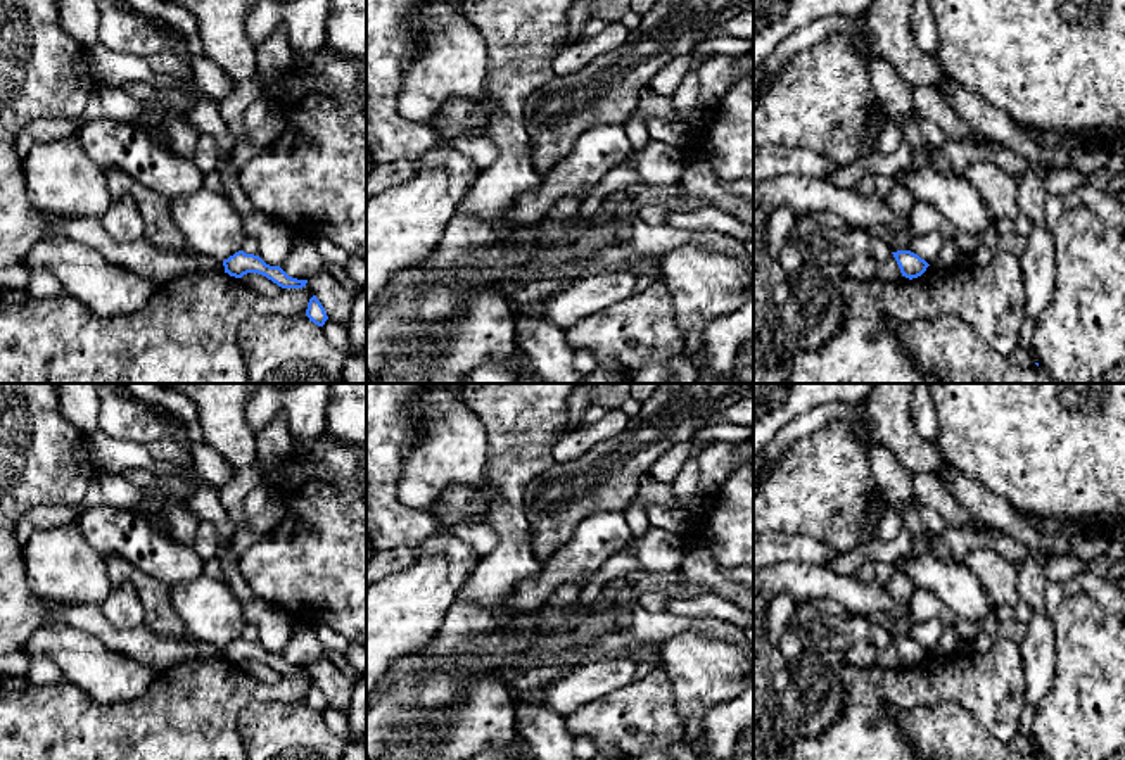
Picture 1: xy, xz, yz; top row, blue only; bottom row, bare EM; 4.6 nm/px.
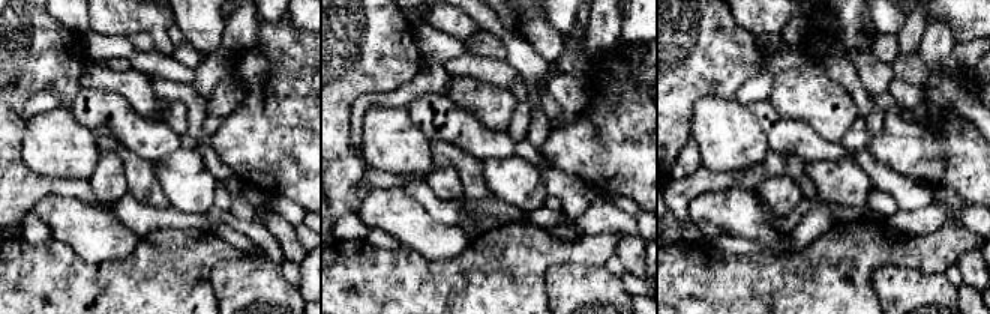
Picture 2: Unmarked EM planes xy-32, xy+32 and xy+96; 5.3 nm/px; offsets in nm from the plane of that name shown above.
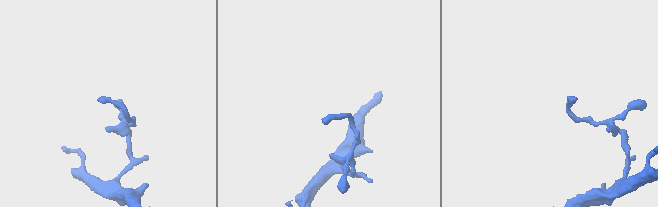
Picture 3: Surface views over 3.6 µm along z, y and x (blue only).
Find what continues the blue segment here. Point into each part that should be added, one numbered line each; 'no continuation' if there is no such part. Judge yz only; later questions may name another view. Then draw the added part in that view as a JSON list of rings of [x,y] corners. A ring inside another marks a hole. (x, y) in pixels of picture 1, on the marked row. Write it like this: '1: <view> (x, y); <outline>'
no continuation

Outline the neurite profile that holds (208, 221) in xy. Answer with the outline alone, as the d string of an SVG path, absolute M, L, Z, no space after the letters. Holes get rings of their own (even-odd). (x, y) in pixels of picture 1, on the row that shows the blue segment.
M202 187L192 195L169 200L171 218L188 247L200 256L223 263L240 250L242 216L226 192Z

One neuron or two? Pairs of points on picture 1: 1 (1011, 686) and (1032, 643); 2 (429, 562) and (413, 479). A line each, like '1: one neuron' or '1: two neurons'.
1: two neurons
2: two neurons

